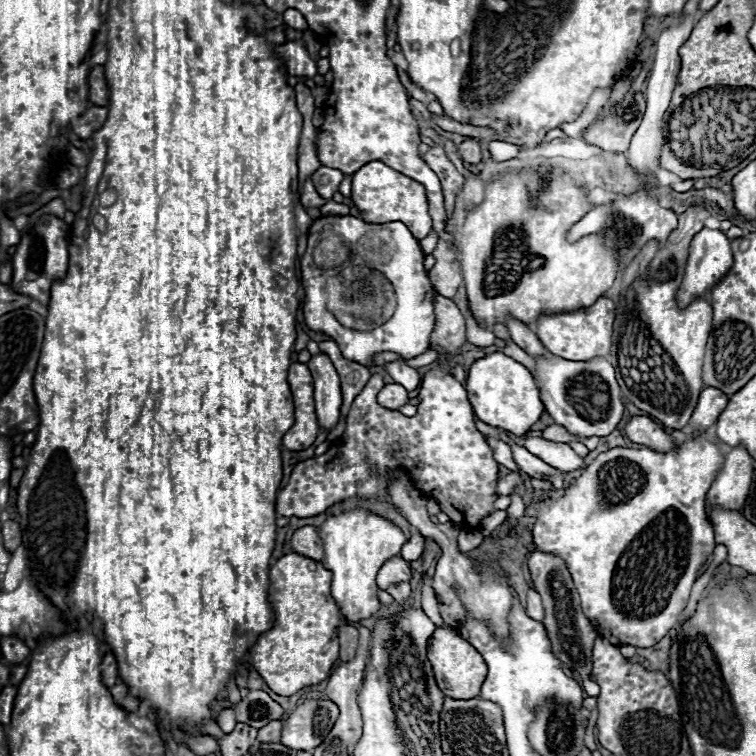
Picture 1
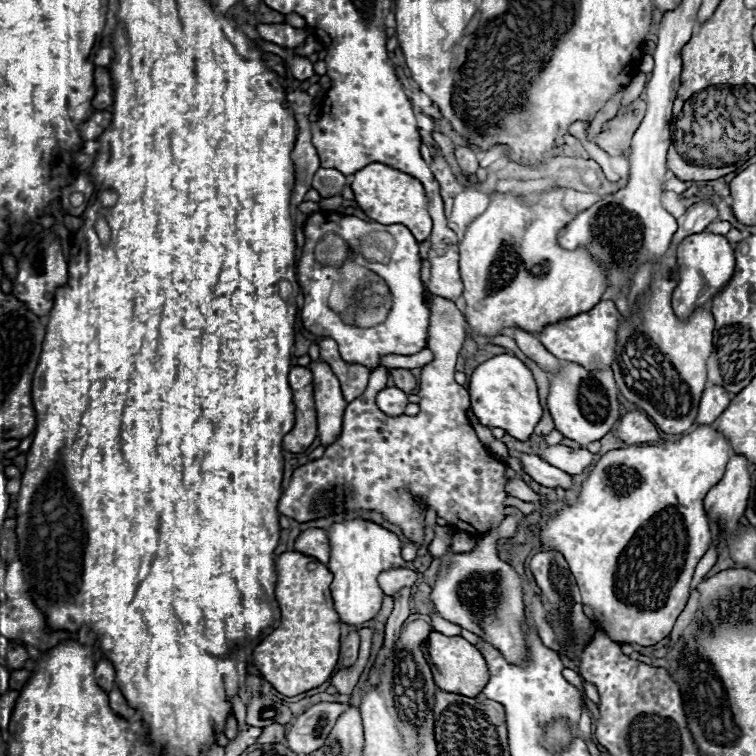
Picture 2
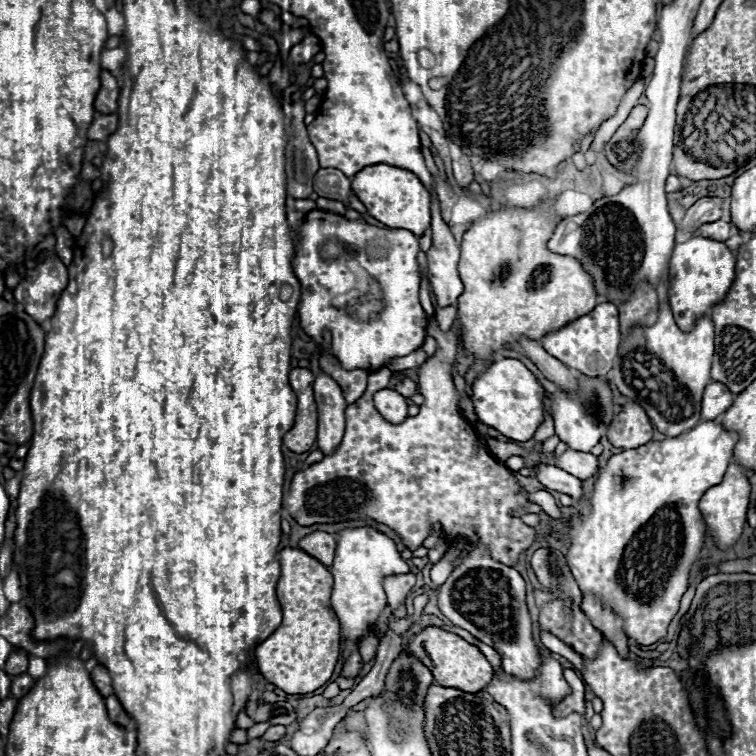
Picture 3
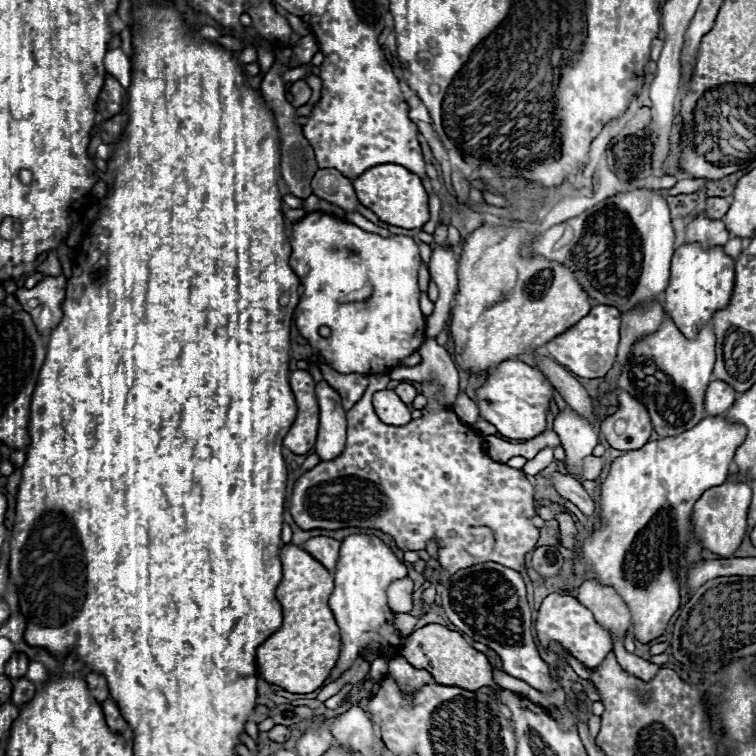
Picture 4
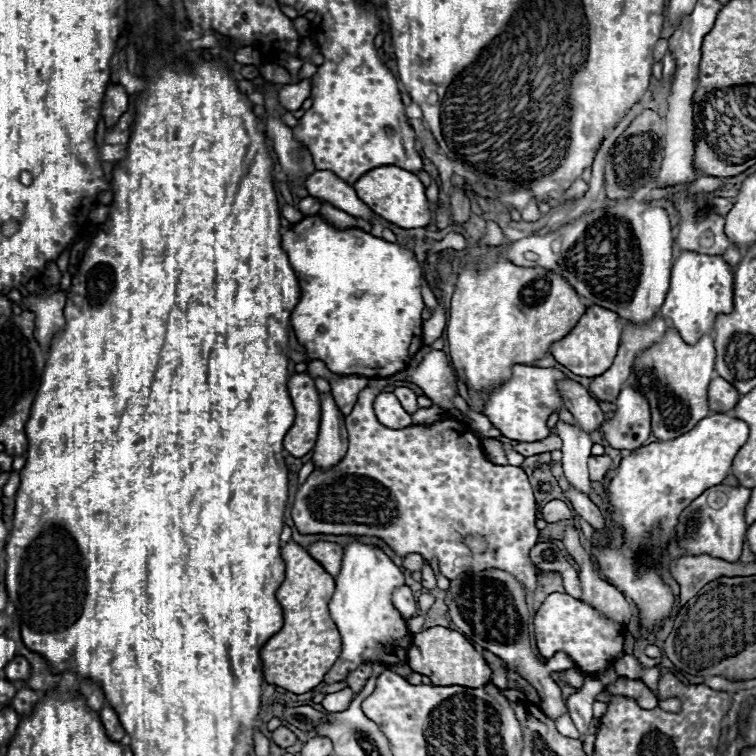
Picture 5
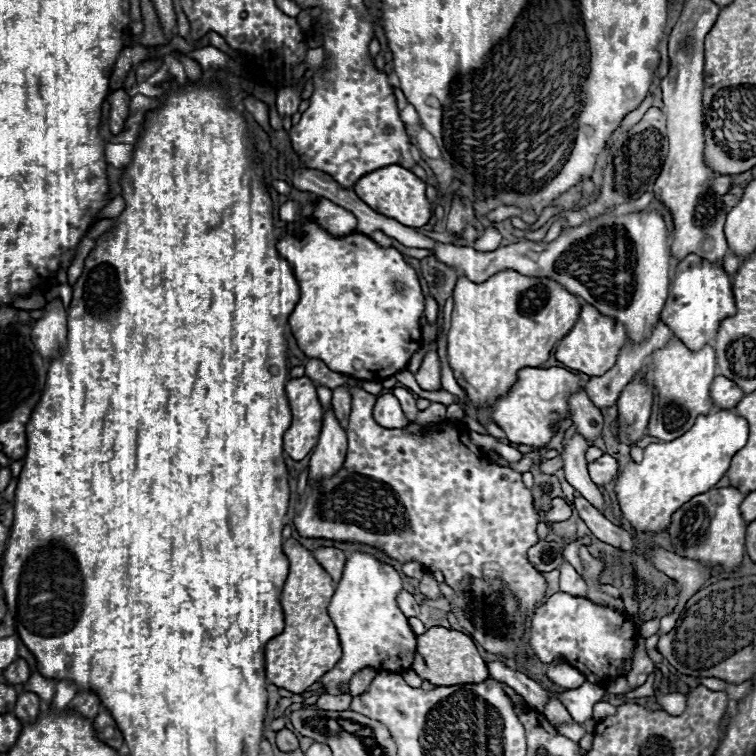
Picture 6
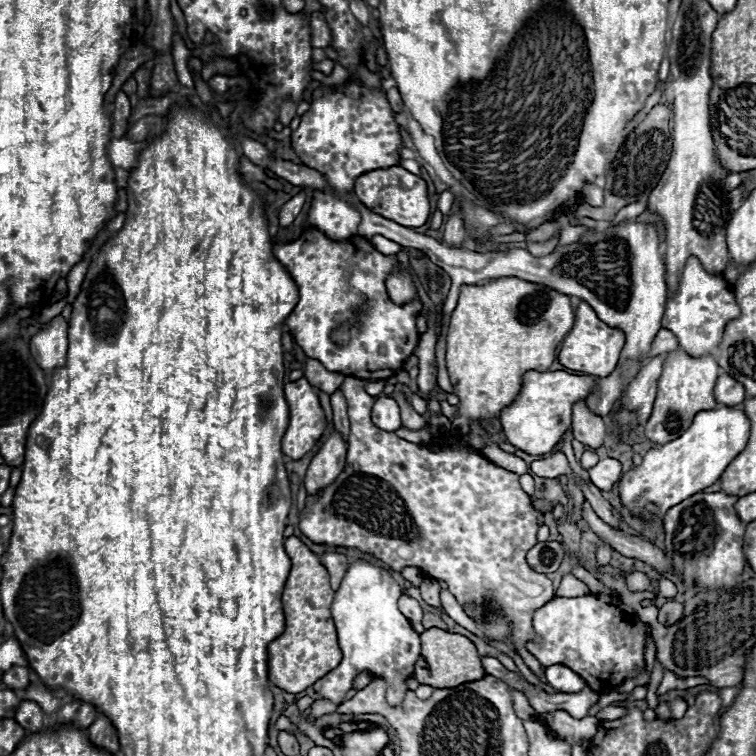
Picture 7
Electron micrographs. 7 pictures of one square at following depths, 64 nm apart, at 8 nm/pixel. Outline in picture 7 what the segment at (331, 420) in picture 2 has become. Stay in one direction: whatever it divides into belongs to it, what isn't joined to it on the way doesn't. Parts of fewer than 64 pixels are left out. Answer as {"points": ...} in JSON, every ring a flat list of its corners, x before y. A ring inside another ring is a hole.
{"points":[[332,424,328,428,330,428,328,436,320,450,316,452,316,456,312,458,304,478,308,494,316,494,318,490,322,490,322,486,334,482,334,478,338,478,346,464,346,442]]}

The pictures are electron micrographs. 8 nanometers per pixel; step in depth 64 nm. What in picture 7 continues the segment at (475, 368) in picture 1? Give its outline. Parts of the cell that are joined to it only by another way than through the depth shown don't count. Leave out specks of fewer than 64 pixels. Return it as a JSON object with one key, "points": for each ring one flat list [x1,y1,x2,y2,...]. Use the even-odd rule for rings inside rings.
{"points":[[528,370,524,374,522,390,514,398,514,402,508,404,498,416,508,442,528,454,552,452,552,448,560,442,562,434,570,428,572,404,590,394,590,390,594,388,594,380,596,378,592,376,576,376,564,370,554,372]]}

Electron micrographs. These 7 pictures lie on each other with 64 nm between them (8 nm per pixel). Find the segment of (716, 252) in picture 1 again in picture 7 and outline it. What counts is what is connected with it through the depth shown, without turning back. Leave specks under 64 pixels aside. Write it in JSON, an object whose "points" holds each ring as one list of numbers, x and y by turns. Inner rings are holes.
{"points":[[690,256,684,264,678,290,668,296,666,312,662,318,662,326,674,332,680,342,680,348,690,356,714,354,718,350,718,342,722,338,722,330,730,318,738,318,740,310,734,302,734,294,724,276,714,276,704,270,696,256]]}

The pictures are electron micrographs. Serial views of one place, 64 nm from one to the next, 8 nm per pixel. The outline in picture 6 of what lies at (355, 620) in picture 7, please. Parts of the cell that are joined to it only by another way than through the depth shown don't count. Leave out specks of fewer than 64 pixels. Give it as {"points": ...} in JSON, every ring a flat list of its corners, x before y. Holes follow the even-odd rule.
{"points":[[356,550,348,556,342,580,338,582,328,606,328,614,338,628,340,644,344,650,338,664,320,678,320,684,328,690,328,694,342,694,340,690,336,690,336,686,346,684,354,672,366,666,386,672,396,670,398,674,412,666,416,636,408,626,408,618,398,610,394,602,398,590,402,590,402,580,394,566,368,552]]}

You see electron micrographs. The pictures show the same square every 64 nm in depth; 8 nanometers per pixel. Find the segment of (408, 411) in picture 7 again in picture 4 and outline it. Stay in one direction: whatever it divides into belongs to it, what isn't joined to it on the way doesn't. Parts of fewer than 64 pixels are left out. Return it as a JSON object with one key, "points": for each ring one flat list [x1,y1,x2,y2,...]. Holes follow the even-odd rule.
{"points":[[408,380,400,382,400,384,394,388,394,392,402,398,402,402,406,402,406,406,408,406,408,408,412,408,412,400,414,400,414,396,418,394,418,392,416,392,416,388,412,386,412,382,408,382]]}

